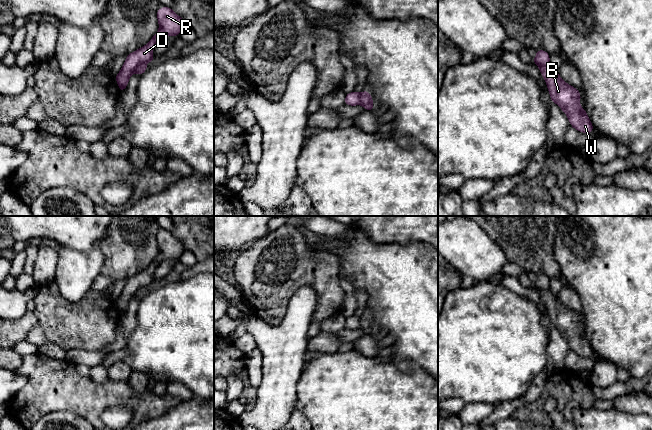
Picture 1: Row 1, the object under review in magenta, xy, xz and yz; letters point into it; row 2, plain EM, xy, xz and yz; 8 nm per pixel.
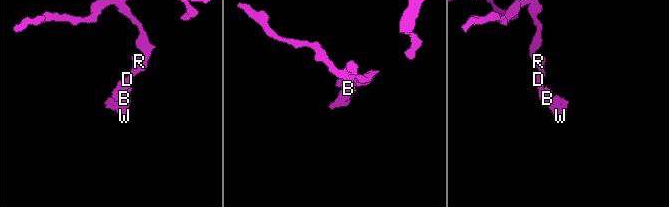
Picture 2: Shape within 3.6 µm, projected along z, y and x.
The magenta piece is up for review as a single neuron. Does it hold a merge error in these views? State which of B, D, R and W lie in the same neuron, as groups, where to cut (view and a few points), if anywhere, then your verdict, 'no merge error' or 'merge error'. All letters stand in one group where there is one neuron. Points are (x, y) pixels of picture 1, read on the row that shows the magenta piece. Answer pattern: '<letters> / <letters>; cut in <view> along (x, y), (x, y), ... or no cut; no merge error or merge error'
B W / D R; cut in xz along (361, 93), (361, 101), (359, 103); merge error

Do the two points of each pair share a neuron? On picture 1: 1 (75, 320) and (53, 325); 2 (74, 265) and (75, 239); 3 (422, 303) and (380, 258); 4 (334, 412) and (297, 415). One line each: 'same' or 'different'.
1: same
2: different
3: same
4: different

